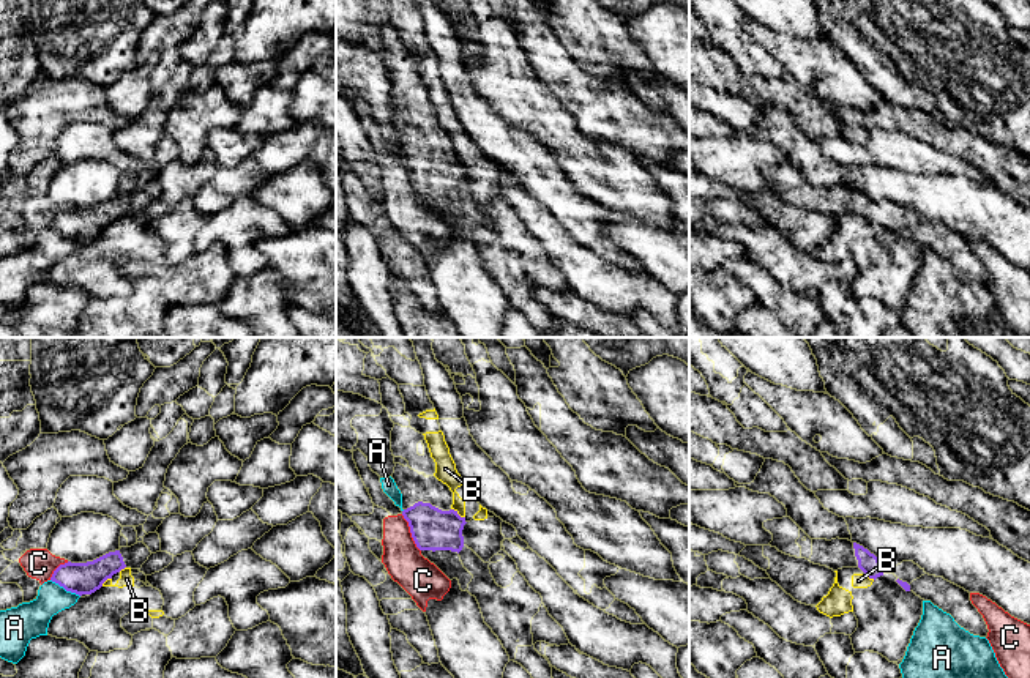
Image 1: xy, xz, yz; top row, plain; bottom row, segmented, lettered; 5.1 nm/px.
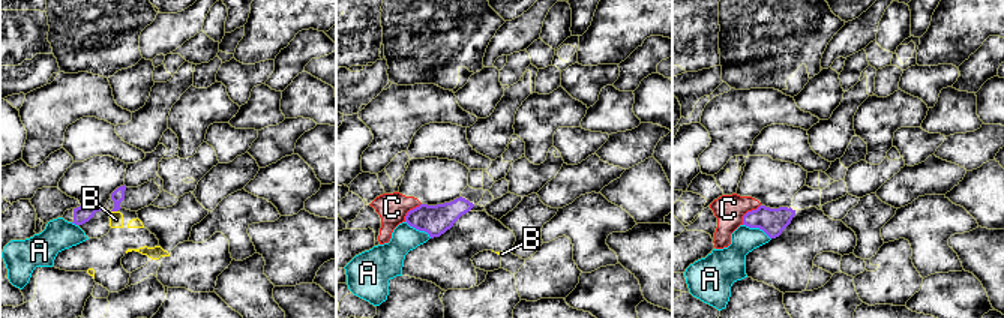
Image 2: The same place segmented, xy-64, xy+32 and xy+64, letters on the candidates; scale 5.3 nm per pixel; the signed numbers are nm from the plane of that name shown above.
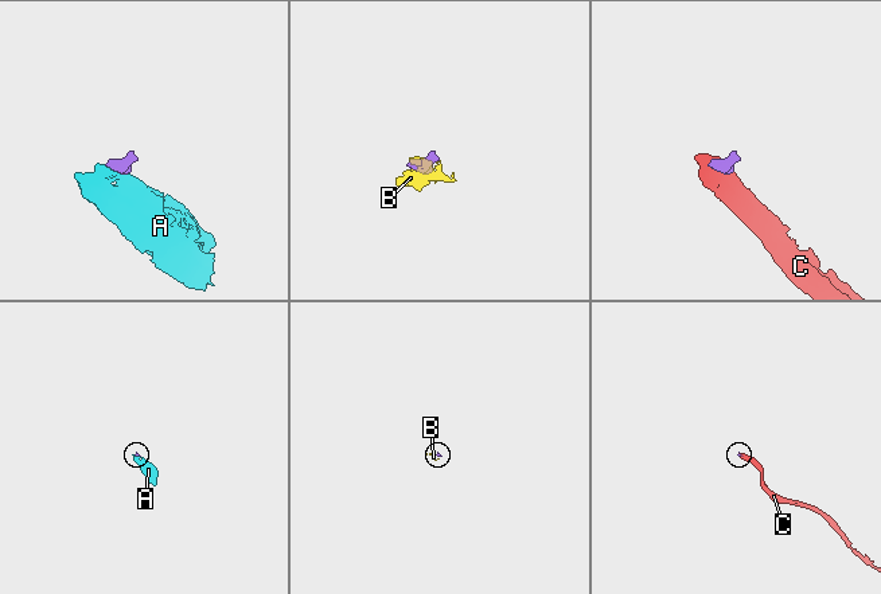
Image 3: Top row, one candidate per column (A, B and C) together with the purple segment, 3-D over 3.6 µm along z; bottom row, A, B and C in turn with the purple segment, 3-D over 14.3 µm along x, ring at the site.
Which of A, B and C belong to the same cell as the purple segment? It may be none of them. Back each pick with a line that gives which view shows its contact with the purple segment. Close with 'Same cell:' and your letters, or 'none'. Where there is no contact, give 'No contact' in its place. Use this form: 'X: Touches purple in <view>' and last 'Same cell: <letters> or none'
Same cell: none

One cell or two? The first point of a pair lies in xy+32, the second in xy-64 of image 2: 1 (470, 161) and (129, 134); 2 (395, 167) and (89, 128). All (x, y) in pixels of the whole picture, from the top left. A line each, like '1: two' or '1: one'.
1: two
2: two

